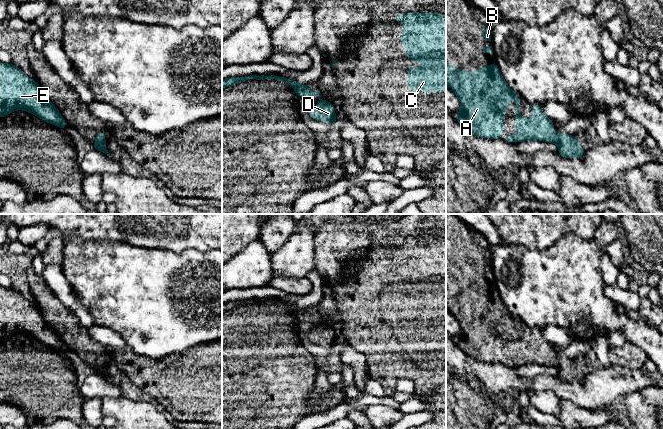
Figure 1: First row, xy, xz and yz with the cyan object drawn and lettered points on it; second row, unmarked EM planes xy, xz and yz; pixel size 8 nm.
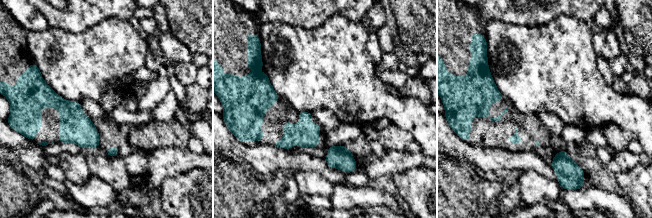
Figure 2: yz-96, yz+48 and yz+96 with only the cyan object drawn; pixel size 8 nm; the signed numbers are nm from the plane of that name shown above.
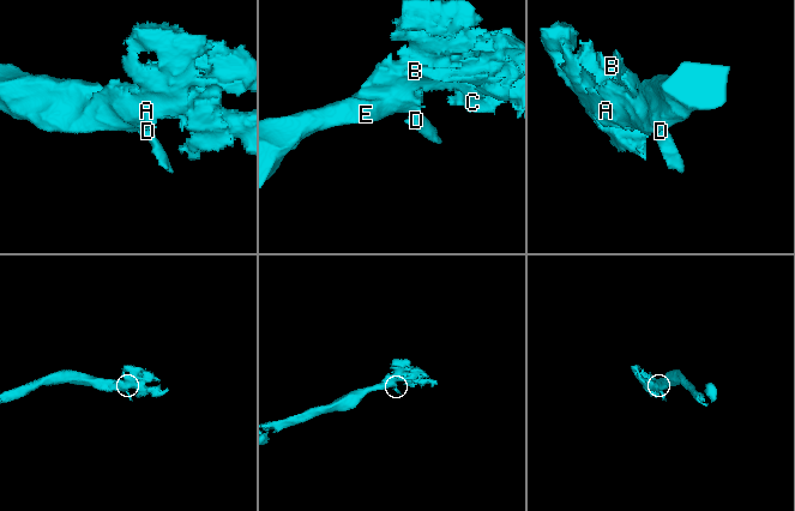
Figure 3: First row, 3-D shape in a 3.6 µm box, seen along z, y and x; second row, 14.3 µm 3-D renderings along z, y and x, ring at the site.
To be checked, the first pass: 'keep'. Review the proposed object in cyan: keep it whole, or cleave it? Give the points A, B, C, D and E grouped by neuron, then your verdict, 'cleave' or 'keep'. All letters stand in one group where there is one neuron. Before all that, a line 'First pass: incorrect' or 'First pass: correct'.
First pass: incorrect
groups A B C E / D; cleave

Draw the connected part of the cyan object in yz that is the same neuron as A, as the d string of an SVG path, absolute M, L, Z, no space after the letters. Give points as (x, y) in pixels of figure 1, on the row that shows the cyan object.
M446 60L446 84L455 92L460 100L461 109L456 115L458 123L474 136L490 139L500 139L504 129L504 115L508 104L516 100L516 135L505 136L504 140L508 143L523 141L545 141L558 143L560 134L552 131L554 122L546 118L540 104L531 104L532 120L529 122L520 115L519 95L514 93L505 82L499 71L498 64L486 65L481 70L473 70L470 74L463 68L459 71Z

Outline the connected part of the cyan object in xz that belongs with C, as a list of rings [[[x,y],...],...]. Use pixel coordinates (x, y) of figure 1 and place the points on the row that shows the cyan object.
[[[410,12],[394,16],[400,23],[408,25],[400,33],[400,40],[405,45],[405,54],[409,61],[425,62],[422,67],[409,67],[408,88],[412,88],[417,92],[446,92],[446,15],[434,12],[431,14]]]

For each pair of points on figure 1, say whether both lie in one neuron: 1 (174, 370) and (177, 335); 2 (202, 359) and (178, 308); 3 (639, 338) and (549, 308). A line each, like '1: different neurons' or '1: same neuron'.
1: different neurons
2: different neurons
3: same neuron

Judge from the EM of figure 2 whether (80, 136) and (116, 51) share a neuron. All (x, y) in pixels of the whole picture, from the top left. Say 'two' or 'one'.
two

